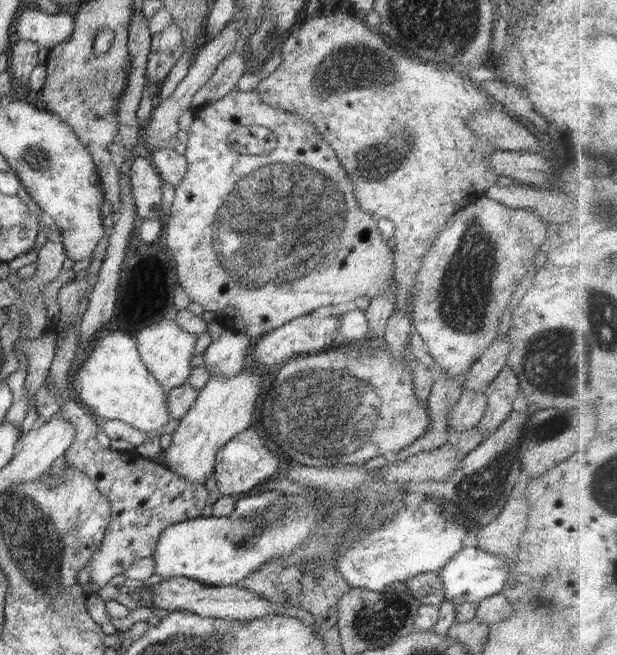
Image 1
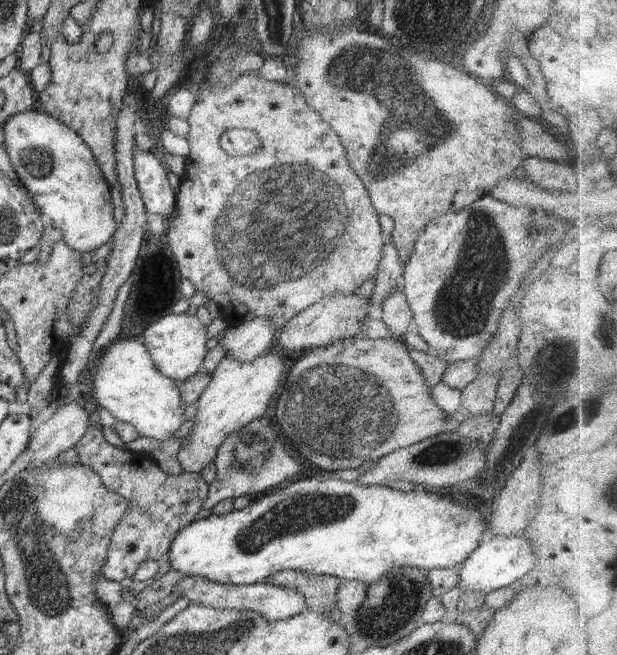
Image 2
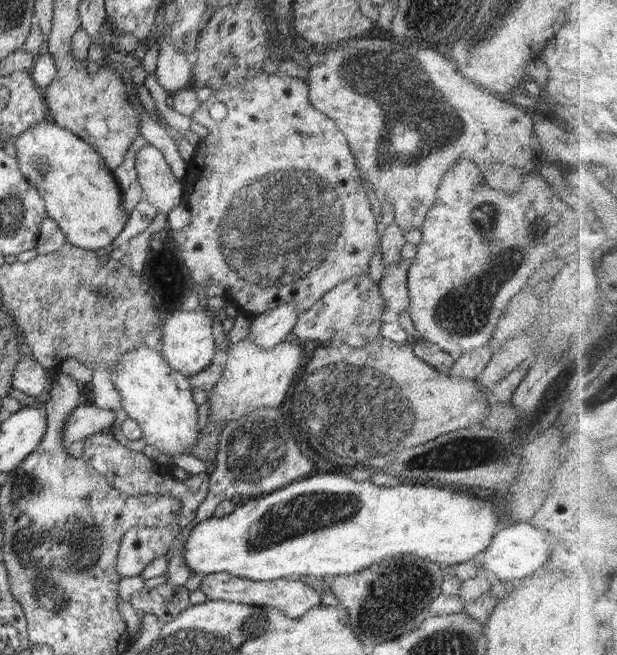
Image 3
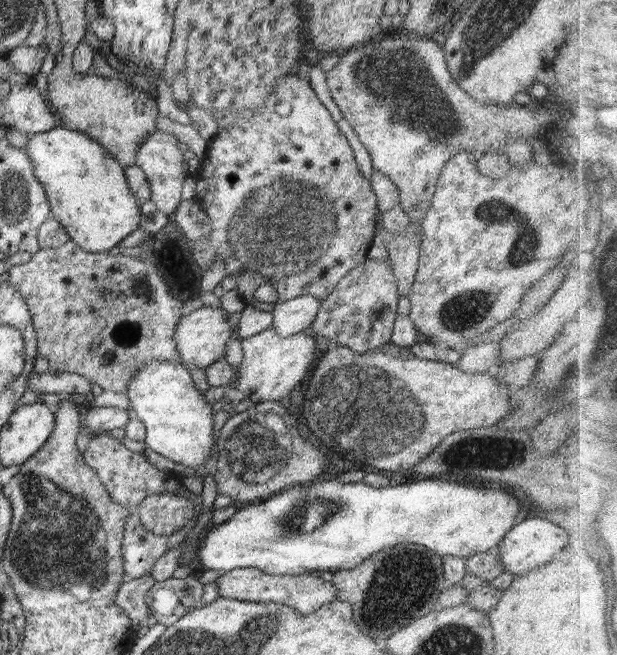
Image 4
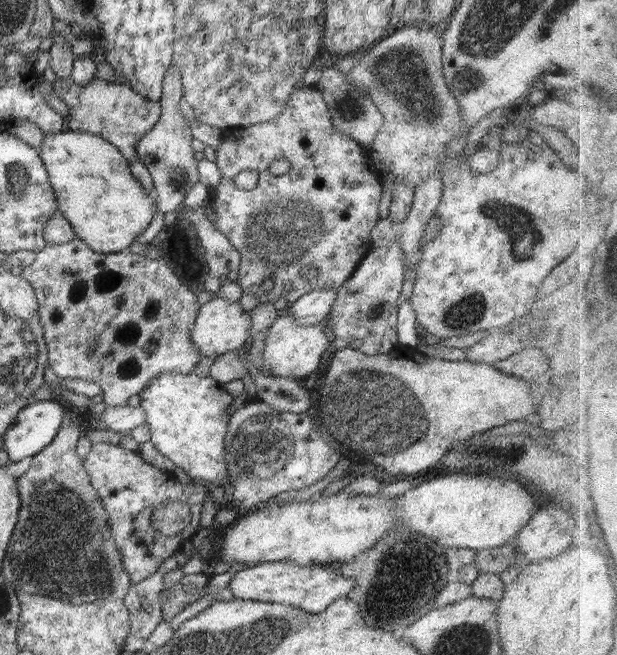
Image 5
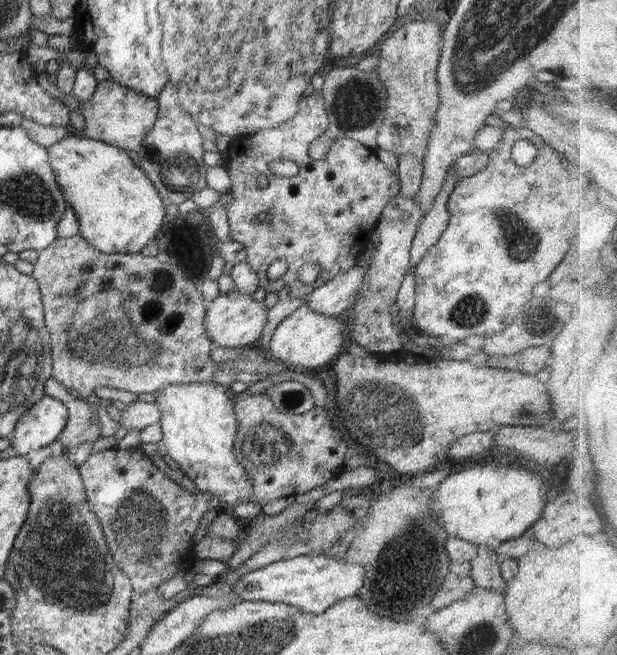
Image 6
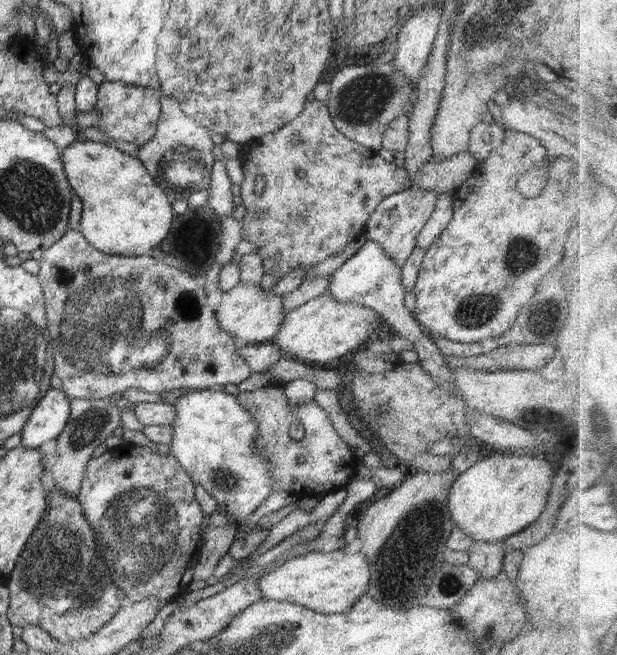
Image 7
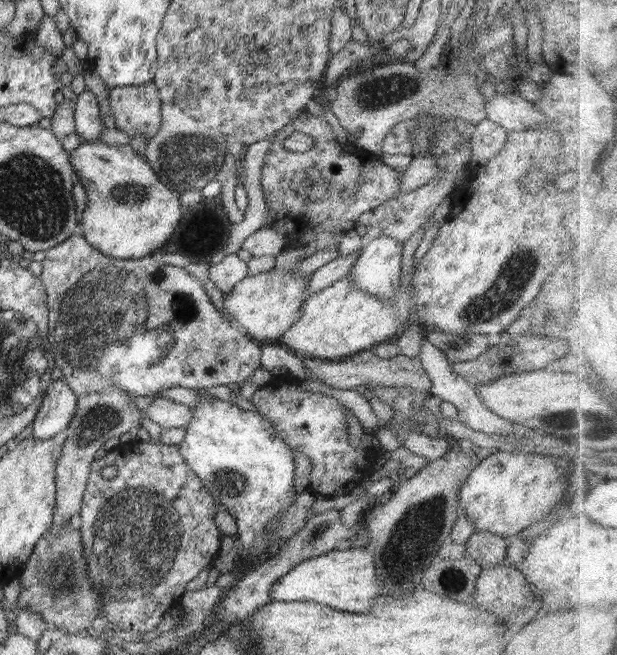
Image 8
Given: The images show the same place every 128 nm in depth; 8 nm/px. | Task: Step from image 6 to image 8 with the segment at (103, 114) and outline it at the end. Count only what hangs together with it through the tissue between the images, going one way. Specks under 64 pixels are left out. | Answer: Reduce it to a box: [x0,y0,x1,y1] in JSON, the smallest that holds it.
[109,82,163,139]

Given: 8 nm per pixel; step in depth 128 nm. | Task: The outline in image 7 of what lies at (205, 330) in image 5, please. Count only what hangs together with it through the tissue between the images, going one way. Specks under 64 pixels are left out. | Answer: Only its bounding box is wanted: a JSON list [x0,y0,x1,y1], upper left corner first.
[214,283,284,346]

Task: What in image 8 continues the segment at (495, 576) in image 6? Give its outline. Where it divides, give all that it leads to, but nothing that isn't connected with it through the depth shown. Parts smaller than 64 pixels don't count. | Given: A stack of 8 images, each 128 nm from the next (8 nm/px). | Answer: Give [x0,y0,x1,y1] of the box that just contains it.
[463,532,510,569]

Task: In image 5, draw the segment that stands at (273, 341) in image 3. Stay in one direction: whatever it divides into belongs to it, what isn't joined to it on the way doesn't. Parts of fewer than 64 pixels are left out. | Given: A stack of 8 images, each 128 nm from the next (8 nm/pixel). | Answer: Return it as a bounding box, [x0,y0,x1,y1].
[286,287,337,326]

